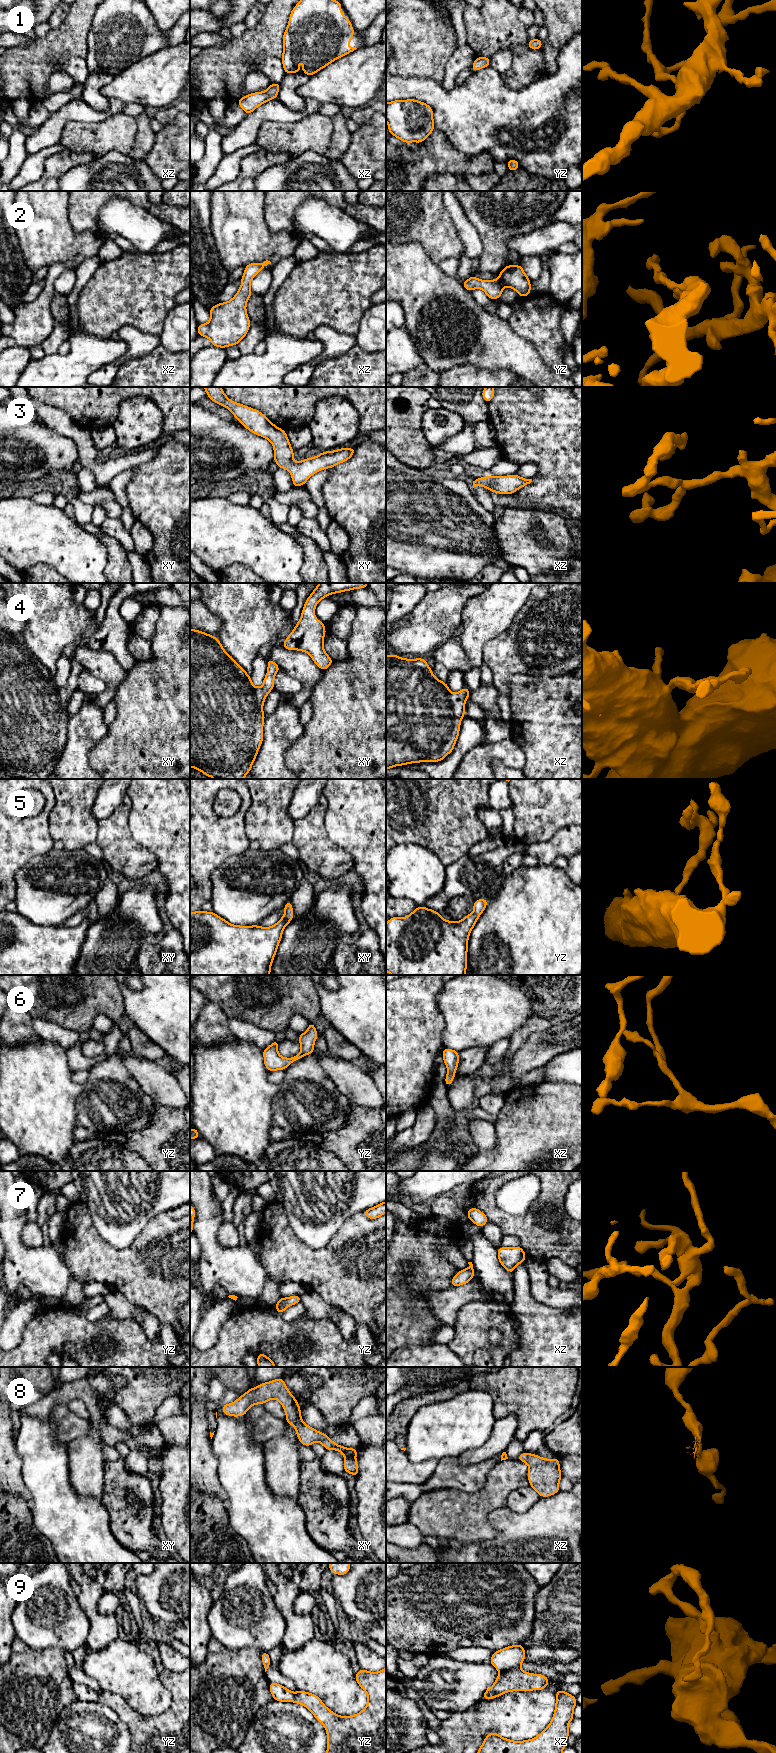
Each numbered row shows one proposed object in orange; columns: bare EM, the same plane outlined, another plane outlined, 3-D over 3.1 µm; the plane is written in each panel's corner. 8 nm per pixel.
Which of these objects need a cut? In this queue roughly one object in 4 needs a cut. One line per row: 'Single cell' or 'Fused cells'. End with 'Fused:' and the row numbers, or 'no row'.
1: Single cell
2: Single cell
3: Single cell
4: Single cell
5: Single cell
6: Single cell
7: Single cell
8: Single cell
9: Fused cells
Fused: 9

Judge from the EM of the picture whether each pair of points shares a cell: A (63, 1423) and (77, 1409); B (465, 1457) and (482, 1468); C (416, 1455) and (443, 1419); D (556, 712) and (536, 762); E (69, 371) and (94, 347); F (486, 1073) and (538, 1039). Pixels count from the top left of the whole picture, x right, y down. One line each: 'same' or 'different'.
A: different
B: different
C: same
D: same
E: same
F: same

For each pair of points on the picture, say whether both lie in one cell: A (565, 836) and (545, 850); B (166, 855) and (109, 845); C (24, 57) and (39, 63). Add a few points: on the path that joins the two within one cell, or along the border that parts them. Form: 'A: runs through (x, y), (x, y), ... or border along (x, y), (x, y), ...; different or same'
A: runs through (560, 841), (550, 849); same
B: border along (133, 839), (153, 854), (157, 862), (157, 868); different
C: runs through (28, 61), (35, 63); same

